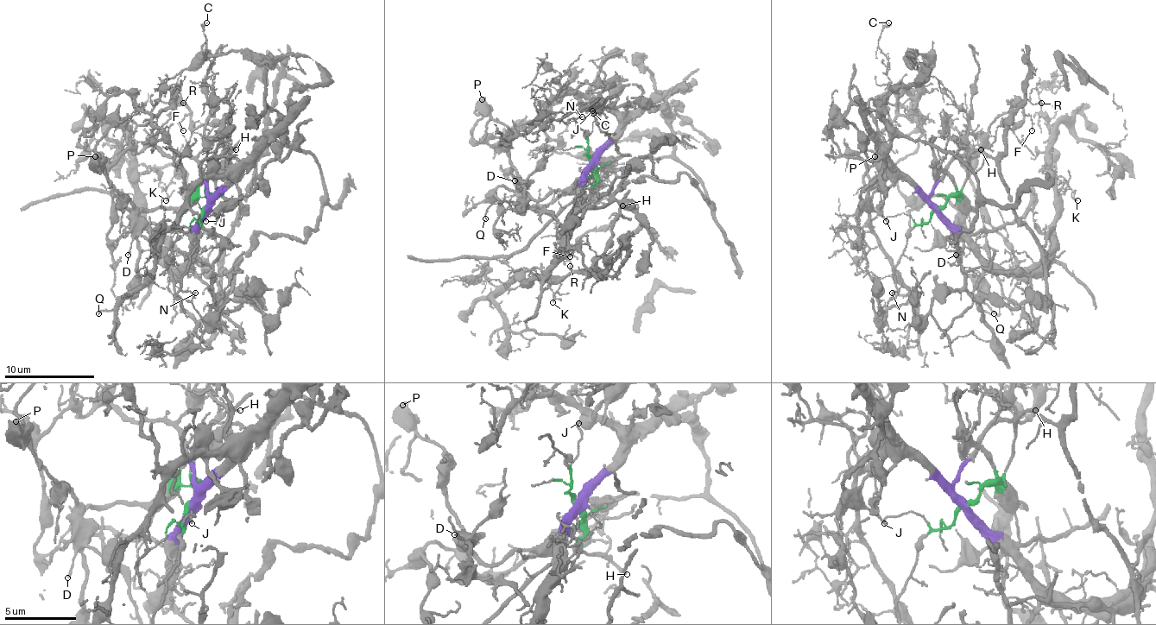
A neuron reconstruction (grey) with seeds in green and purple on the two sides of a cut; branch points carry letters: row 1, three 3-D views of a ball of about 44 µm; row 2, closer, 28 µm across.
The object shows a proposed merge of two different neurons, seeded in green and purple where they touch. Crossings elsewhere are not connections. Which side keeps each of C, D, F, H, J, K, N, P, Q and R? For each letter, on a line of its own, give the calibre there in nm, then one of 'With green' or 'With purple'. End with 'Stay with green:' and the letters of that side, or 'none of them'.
C: Thickness 160 nm. With purple
D: Thickness 120 nm. With green
F: Thickness 100 nm. With purple
H: Thickness 140 nm. With green
J: Thickness 120 nm. With green
K: Thickness 110 nm. With purple
N: Thickness 130 nm. With green
P: Thickness 650 nm. With green
Q: Thickness 100 nm. With green
R: Thickness 130 nm. With purple
Stay with green: D, H, J, N, P, Q

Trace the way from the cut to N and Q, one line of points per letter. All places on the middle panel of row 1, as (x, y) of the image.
N: (591, 162), (585, 135), (574, 119), (567, 122), (583, 116)
Q: (591, 162), (594, 171), (569, 189), (551, 189), (538, 200), (524, 185), (517, 203), (502, 200), (485, 218)

